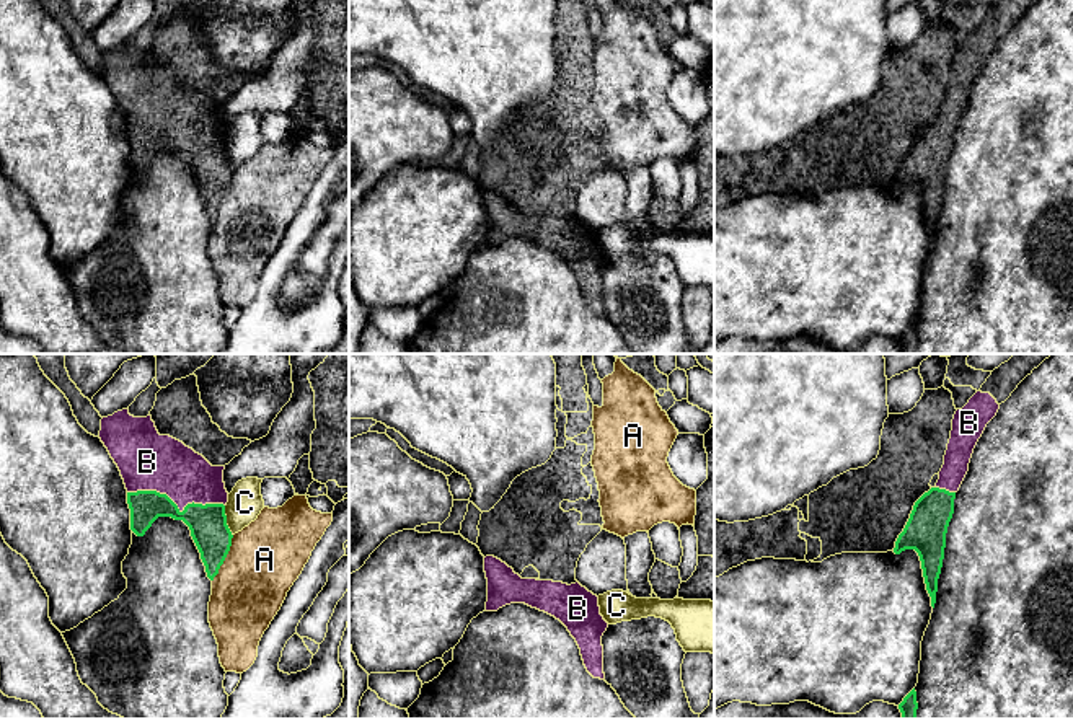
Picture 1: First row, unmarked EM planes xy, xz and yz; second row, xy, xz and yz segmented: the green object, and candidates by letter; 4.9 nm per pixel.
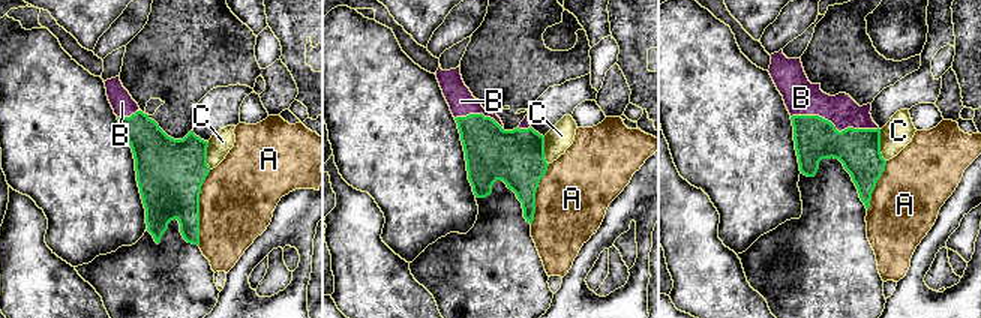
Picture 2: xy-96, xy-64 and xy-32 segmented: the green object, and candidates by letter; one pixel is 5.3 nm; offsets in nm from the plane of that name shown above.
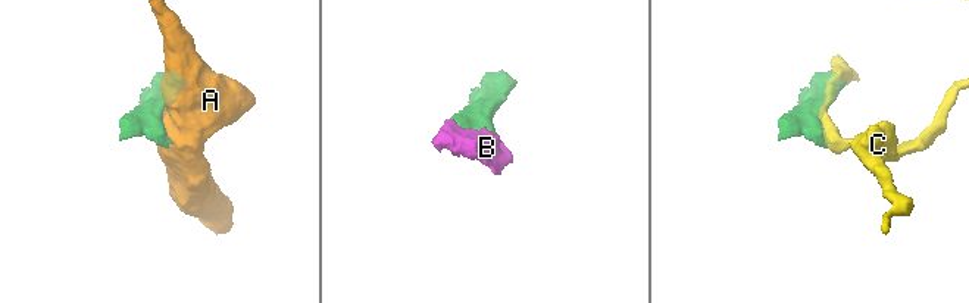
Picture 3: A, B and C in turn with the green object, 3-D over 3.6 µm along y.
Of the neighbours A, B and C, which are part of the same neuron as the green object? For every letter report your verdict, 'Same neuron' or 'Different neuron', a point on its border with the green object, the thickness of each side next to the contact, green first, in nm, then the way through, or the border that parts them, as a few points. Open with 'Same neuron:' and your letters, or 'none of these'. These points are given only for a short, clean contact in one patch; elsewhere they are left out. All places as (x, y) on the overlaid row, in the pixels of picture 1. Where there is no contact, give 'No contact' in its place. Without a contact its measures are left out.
Same neuron: B
A: Different neuron. Touches green at xy (225, 556). Thickness 190 nm (green) against 360 nm
B: Same neuron. Touches green at xy (176, 506). Thickness 190 nm (green) against 280 nm
C: Different neuron. Touches green at xy (225, 520). Thickness 190 nm (green) against 180 nm

